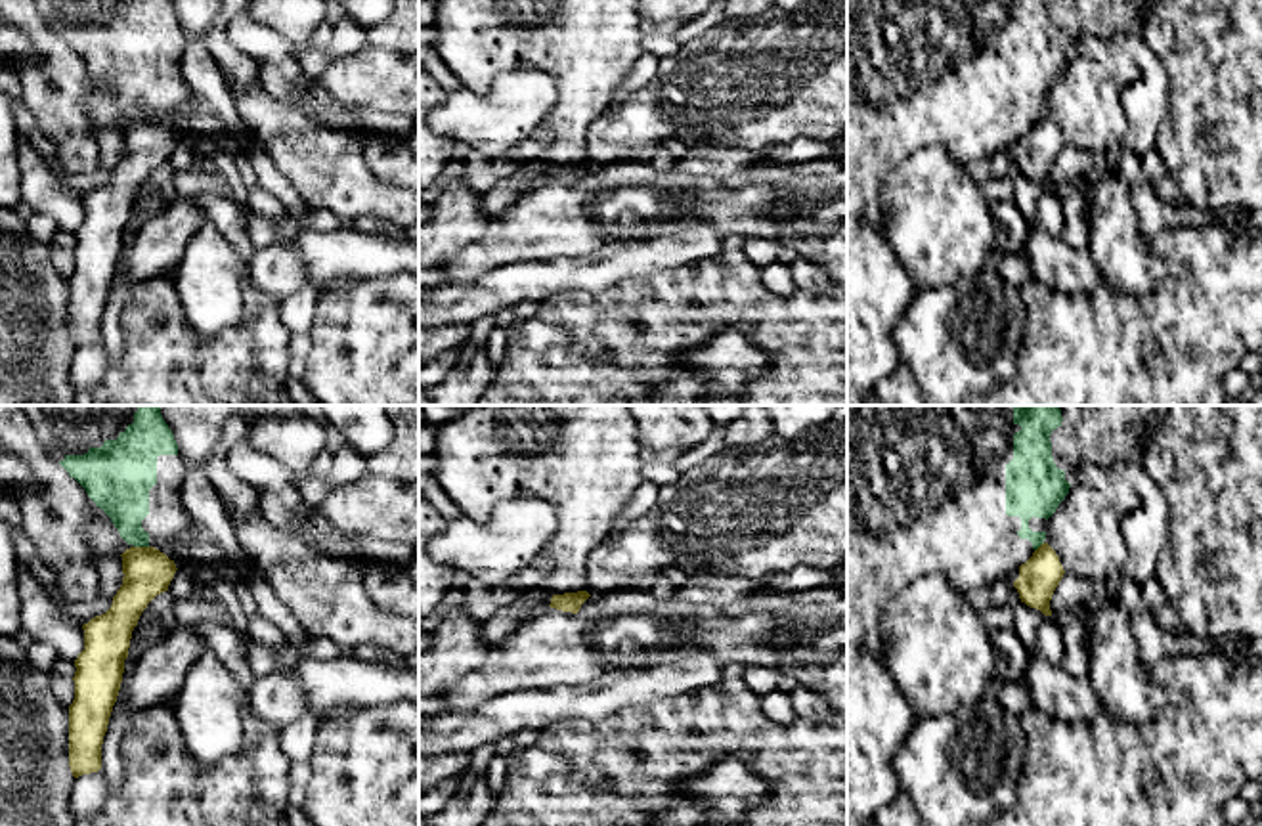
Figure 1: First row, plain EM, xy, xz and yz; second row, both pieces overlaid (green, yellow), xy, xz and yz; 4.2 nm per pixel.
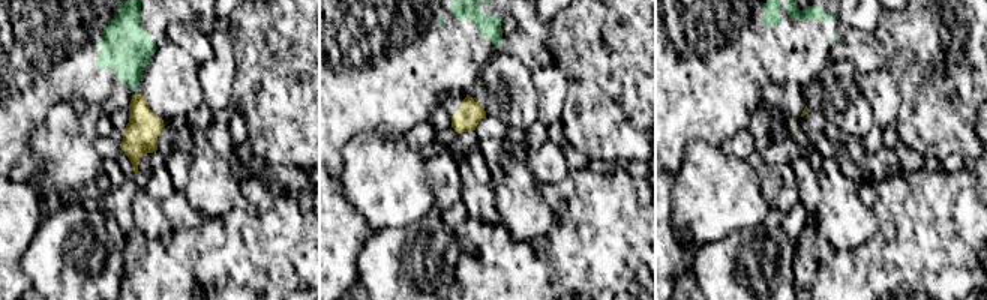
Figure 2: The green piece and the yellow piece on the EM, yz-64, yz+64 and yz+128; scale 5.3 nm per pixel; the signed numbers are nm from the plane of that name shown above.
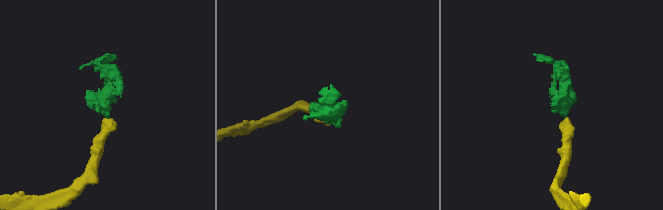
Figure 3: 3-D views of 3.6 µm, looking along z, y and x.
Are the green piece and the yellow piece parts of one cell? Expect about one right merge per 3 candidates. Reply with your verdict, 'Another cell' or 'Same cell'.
Another cell

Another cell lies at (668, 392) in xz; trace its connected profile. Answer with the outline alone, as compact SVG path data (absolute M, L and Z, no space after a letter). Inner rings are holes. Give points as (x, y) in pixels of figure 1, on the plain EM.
M742 249L721 250L652 275L627 277L591 294L547 296L533 319L507 329L505 361L478 405L625 405L650 400L662 405L698 405L706 386L686 367L685 356L729 329L742 331L769 356L769 371L746 380L736 396L738 405L847 405L847 294L816 296L797 289L792 296L778 296L763 285L761 268Z

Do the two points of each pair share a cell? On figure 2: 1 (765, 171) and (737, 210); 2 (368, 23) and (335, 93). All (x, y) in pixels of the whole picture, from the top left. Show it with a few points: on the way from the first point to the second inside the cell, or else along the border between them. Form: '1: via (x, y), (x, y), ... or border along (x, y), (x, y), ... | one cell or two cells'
1: border along (756, 170), (761, 195), (770, 207) | two cells
2: via (375, 44), (375, 68), (356, 87) | one cell

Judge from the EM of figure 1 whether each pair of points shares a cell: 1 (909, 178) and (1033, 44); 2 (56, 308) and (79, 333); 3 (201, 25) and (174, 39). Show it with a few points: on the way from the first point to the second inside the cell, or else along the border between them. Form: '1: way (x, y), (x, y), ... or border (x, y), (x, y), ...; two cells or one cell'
1: border (964, 163), (939, 146), (928, 146), (899, 165); two cells
2: way (62, 314), (73, 327); one cell
3: border (176, 20), (186, 39); two cells

